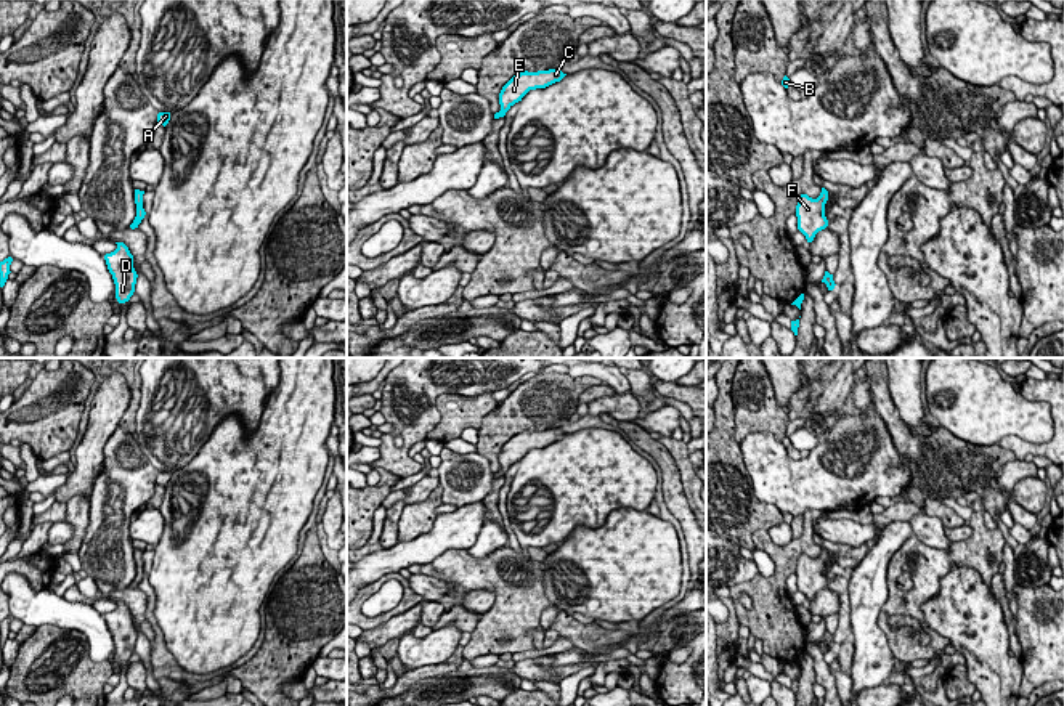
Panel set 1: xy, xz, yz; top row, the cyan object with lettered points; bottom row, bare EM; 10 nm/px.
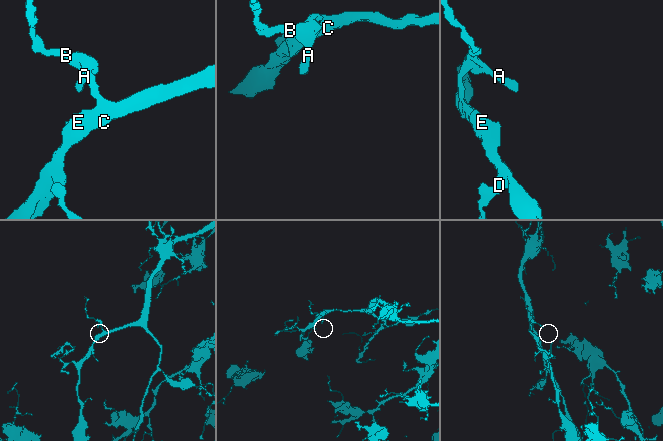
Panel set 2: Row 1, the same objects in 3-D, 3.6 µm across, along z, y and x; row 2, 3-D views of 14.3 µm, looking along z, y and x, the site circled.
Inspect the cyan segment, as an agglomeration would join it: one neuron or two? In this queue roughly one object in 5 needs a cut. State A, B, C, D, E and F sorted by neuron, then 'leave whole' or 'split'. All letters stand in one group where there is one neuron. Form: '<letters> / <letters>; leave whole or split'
A B C D E F; leave whole

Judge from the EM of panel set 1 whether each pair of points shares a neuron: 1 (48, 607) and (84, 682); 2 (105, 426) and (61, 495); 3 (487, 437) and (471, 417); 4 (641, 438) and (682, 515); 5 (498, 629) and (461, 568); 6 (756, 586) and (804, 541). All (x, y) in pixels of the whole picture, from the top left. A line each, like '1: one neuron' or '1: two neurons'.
1: two neurons
2: one neuron
3: two neurons
4: one neuron
5: one neuron
6: one neuron

